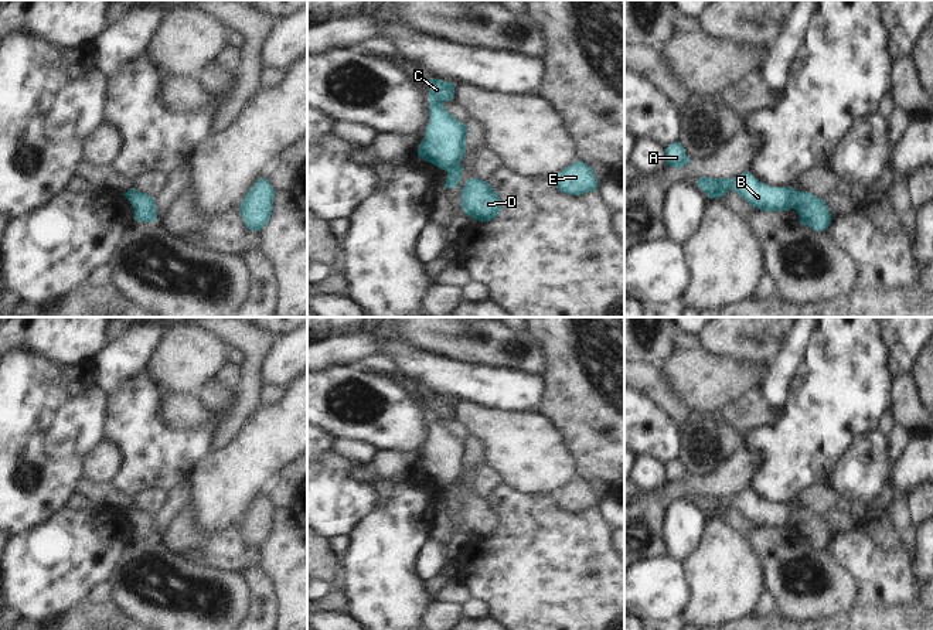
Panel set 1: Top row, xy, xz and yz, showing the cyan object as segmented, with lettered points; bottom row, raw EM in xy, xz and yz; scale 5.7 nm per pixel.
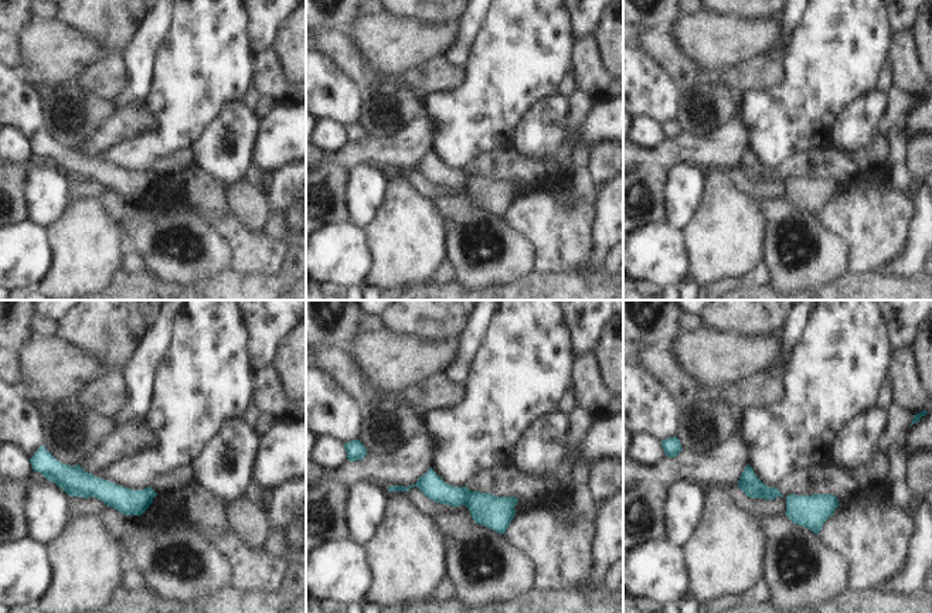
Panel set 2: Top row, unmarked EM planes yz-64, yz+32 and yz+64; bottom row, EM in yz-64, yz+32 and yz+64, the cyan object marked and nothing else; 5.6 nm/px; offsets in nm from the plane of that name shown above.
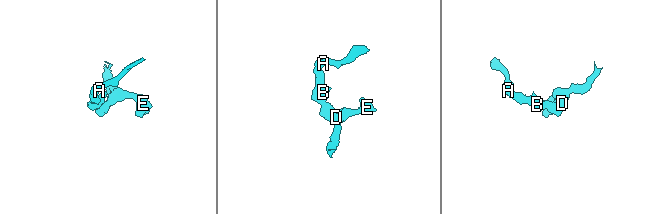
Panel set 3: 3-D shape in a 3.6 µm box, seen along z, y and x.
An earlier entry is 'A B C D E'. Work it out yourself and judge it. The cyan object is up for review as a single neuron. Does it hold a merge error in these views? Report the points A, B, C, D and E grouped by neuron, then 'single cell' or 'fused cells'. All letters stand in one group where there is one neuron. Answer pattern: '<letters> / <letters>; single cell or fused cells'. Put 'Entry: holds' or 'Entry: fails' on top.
Entry: fails
A B C / D E; fused cells

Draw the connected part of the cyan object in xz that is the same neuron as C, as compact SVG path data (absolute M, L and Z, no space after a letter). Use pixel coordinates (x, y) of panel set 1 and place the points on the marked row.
M429 79L429 125L418 156L447 171L457 166L466 153L467 126L450 115L443 103L453 101L454 84Z

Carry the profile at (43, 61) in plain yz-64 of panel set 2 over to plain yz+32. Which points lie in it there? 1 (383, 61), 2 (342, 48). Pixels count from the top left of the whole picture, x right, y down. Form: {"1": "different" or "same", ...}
{"1": "same", "2": "different"}

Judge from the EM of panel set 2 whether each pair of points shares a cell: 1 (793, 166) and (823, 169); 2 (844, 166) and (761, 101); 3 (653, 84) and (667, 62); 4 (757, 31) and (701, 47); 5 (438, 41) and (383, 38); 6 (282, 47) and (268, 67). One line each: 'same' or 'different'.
1: same
2: different
3: different
4: same
5: same
6: different

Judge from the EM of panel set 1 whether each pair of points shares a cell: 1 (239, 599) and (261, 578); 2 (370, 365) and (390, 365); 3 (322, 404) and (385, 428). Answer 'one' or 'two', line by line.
1: two
2: one
3: one

